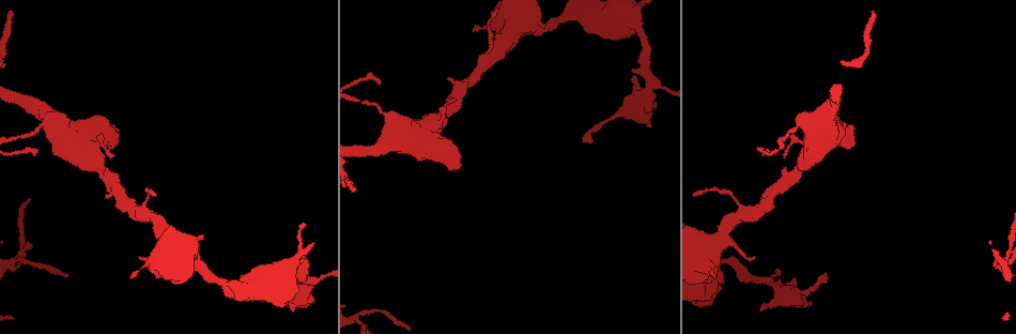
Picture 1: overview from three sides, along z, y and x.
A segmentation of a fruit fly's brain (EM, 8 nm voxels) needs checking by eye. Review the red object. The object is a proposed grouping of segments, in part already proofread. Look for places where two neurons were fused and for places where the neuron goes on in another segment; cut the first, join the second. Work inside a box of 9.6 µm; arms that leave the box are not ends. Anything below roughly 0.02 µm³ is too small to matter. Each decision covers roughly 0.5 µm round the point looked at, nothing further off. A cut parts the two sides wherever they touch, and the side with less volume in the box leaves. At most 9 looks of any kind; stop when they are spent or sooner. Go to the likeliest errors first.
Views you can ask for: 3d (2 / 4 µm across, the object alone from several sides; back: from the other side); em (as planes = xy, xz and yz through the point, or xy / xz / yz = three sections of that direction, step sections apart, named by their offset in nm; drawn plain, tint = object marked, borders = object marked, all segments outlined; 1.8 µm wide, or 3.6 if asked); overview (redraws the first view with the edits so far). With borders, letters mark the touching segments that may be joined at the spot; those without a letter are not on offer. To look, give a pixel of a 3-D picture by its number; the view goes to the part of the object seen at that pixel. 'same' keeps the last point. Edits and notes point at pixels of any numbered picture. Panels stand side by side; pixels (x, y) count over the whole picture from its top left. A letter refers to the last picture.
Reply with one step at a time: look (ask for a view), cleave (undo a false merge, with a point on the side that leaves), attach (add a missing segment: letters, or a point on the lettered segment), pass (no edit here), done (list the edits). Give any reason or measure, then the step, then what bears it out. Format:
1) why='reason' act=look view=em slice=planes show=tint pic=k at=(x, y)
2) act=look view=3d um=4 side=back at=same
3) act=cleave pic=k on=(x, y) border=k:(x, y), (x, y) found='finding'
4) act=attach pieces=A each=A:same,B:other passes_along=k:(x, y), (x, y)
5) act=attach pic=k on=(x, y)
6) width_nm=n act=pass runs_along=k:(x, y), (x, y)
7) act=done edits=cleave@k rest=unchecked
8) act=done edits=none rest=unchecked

act=look view=3d um=2 pic=1 at=(130, 277)

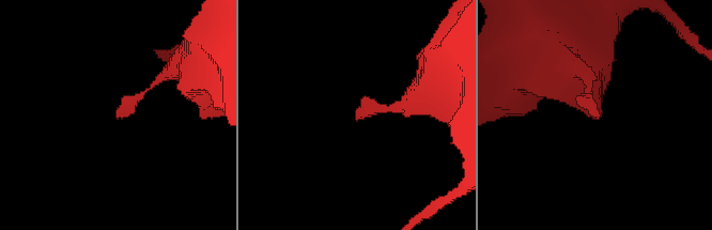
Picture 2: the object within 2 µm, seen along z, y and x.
act=look view=em slice=xy step=16 show=borders pic=2 at=(117, 117)

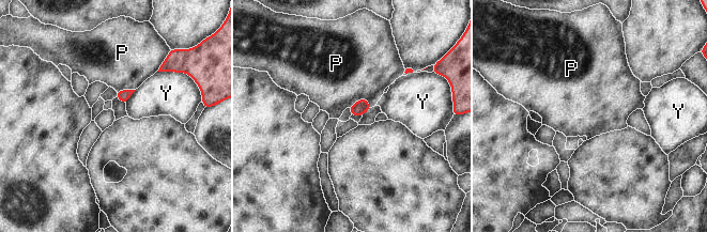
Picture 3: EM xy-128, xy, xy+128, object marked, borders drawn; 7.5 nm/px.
why='cut it another way' act=look view=em slice=planes show=borders at=same

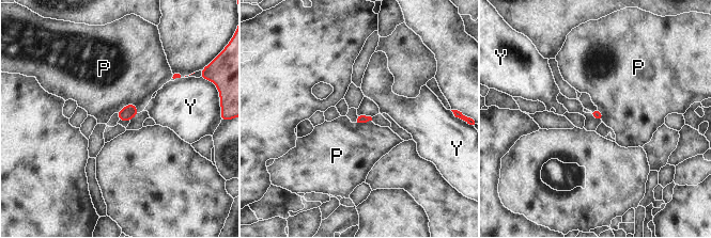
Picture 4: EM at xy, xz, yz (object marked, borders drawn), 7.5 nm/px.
act=pass each=P:other,Y:other border=4:(138, 109), (127, 104), (117, 112) found='none of them fits'

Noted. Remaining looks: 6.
why='free end' act=look view=em slice=xy step=4 show=borders pic=1 at=(111, 146)

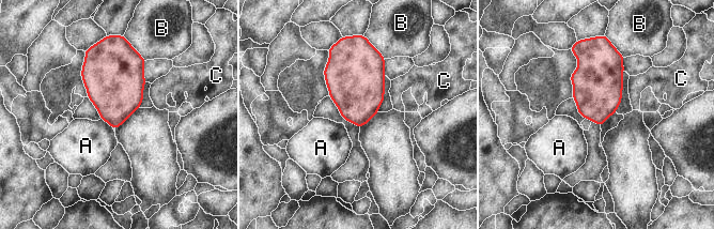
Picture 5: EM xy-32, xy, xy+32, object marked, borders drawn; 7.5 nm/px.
why='another direction' act=look view=em slice=planes show=borders at=same

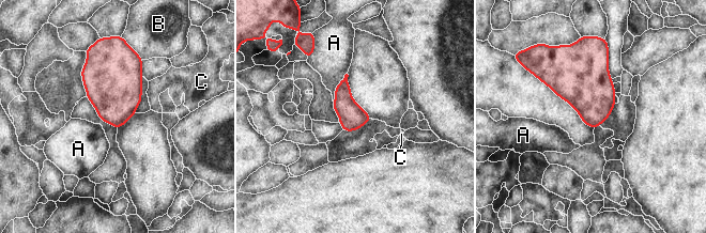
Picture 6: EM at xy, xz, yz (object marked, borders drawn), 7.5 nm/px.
act=pass each=A:other,B:other,C:other found='no lettered segment goes on from it'

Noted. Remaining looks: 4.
why='stops while still wide' act=look view=3d um=2 pic=1 at=(812, 303)

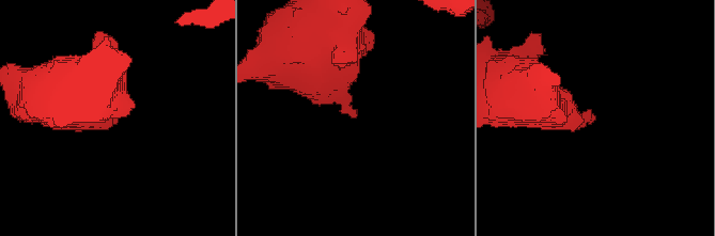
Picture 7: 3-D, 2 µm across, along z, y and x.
act=look view=em slice=planes show=borders pic=7 at=(355, 118)

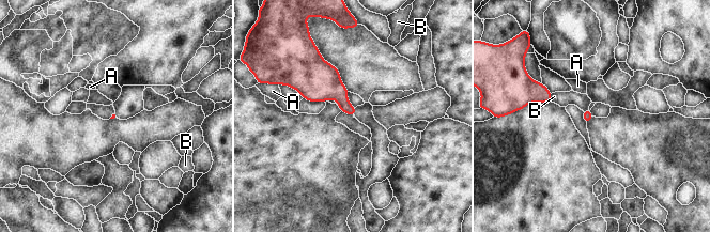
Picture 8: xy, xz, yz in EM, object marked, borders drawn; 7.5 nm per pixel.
act=pass each=A:other,B:other border=8:(551, 93), (553, 102) found='no lettered segment goes on from it'

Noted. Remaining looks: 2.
why='calibre changes' act=look view=em slice=planes show=borders pic=1 at=(532, 27)

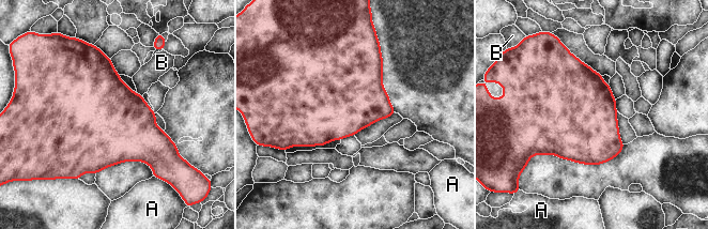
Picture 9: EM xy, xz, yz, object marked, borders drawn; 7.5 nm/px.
width_nm=600 longest_contact=B:60nm act=pass each=A:other,B:other found='all the same neuron'

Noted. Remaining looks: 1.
act=done edits=none rest=unchecked

